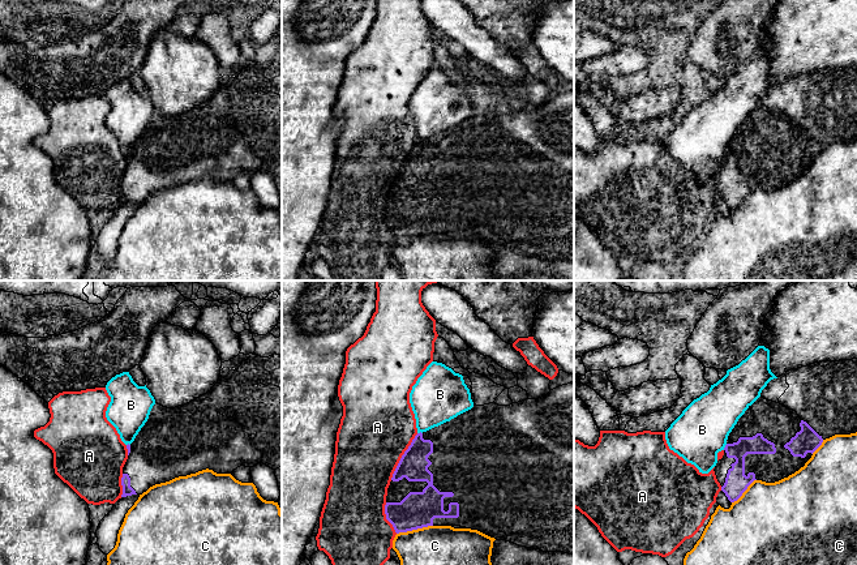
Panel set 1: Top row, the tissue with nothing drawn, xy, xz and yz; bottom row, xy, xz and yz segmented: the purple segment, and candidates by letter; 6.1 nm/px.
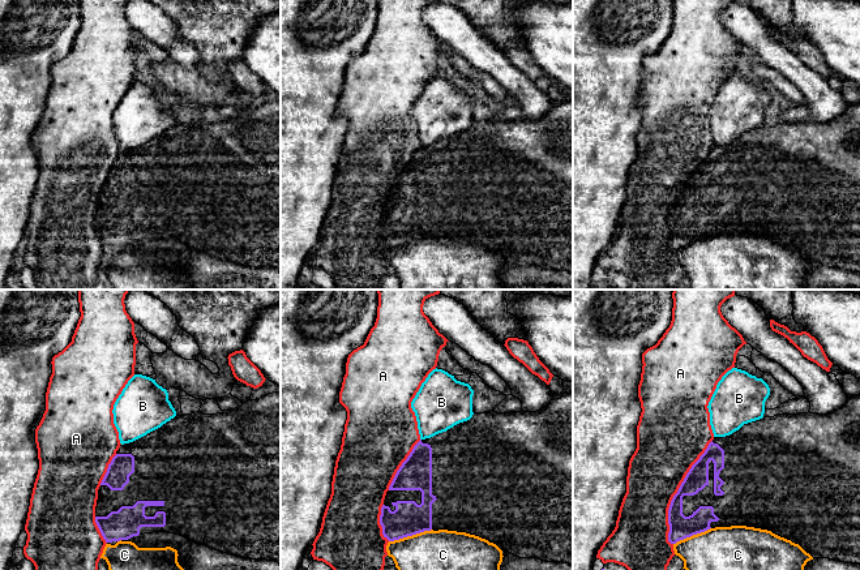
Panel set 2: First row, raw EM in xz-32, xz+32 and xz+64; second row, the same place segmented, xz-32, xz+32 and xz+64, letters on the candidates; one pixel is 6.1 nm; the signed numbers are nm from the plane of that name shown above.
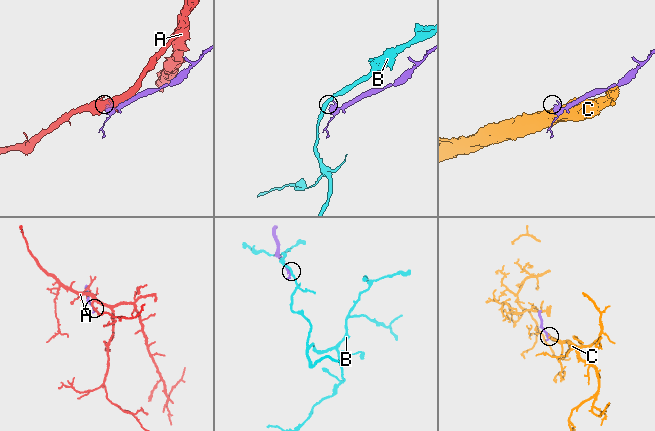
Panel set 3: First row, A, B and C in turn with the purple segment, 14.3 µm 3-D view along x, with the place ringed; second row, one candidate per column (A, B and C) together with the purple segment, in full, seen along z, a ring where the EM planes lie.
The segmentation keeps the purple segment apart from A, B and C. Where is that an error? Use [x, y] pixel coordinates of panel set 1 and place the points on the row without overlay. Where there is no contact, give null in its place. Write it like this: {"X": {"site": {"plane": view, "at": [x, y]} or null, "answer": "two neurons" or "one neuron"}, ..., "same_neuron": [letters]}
{"A": {"site": {"plane": "xz", "at": [402, 165]}, "answer": "two neurons"}, "B": {"site": {"plane": "yz", "at": [725, 154]}, "answer": "two neurons"}, "C": {"site": {"plane": "xz", "at": [414, 236]}, "answer": "two neurons"}, "same_neuron": []}

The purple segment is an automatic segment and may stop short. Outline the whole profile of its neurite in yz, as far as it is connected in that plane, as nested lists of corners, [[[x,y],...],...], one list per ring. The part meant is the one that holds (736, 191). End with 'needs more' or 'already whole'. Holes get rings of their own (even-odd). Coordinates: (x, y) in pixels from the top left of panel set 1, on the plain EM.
[[[759,104],[728,144],[724,163],[714,179],[730,210],[737,209],[754,188],[775,191],[798,179],[822,153],[823,146],[796,119]]]; needs more

